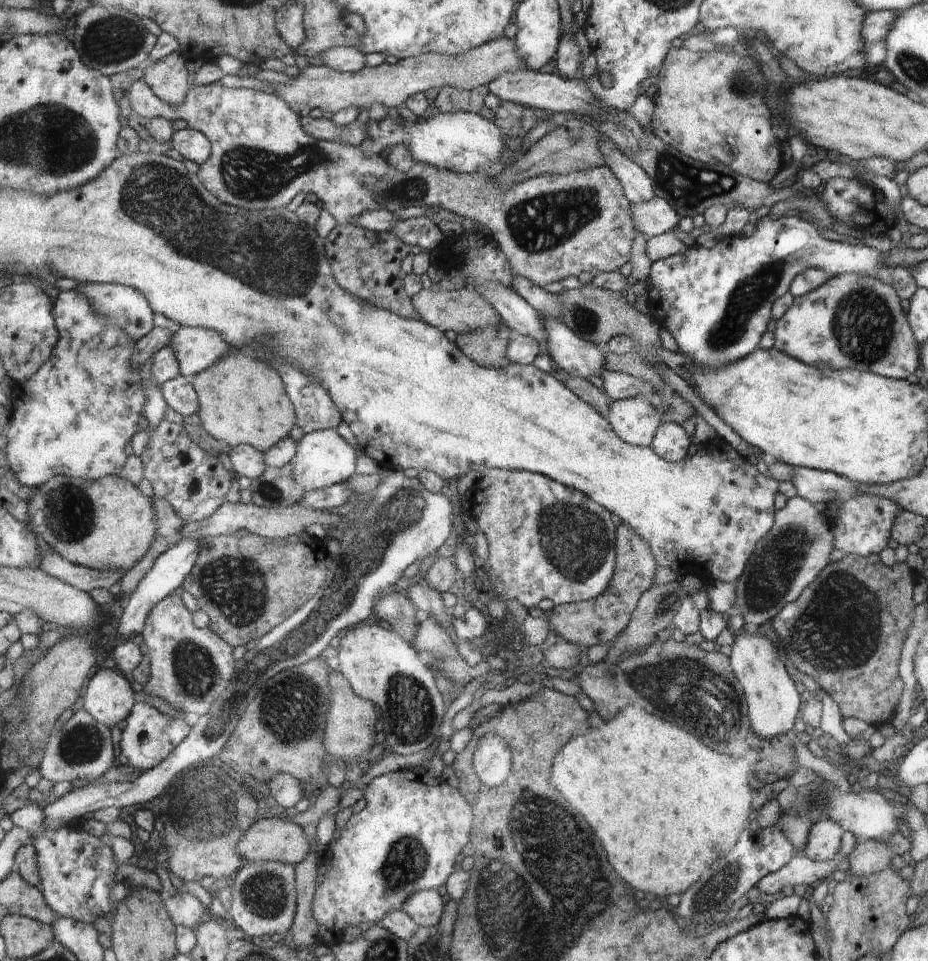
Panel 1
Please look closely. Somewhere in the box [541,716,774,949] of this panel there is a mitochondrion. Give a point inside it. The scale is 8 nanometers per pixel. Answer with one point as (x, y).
(726, 880)

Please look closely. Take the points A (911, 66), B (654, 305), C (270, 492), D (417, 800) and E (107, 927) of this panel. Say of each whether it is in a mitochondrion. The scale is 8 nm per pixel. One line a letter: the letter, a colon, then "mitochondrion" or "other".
A: mitochondrion
B: other
C: mitochondrion
D: other
E: other

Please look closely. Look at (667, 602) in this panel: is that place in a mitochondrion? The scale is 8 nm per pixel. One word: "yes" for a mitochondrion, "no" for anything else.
yes

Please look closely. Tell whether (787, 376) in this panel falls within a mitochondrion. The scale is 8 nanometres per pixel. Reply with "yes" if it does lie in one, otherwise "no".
no

